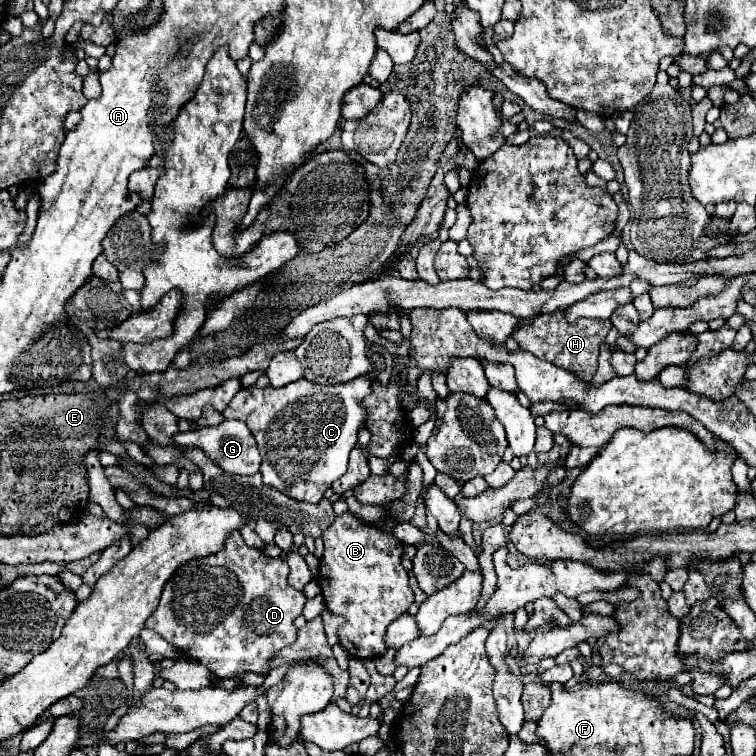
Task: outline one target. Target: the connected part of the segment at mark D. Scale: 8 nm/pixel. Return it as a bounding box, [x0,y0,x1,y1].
[145,530,305,678]

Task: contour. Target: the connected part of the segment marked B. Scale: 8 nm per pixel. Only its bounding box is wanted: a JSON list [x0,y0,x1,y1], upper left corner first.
[319,512,413,658]

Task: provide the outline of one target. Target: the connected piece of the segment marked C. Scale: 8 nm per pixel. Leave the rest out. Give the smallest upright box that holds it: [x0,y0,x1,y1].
[223,354,375,502]

